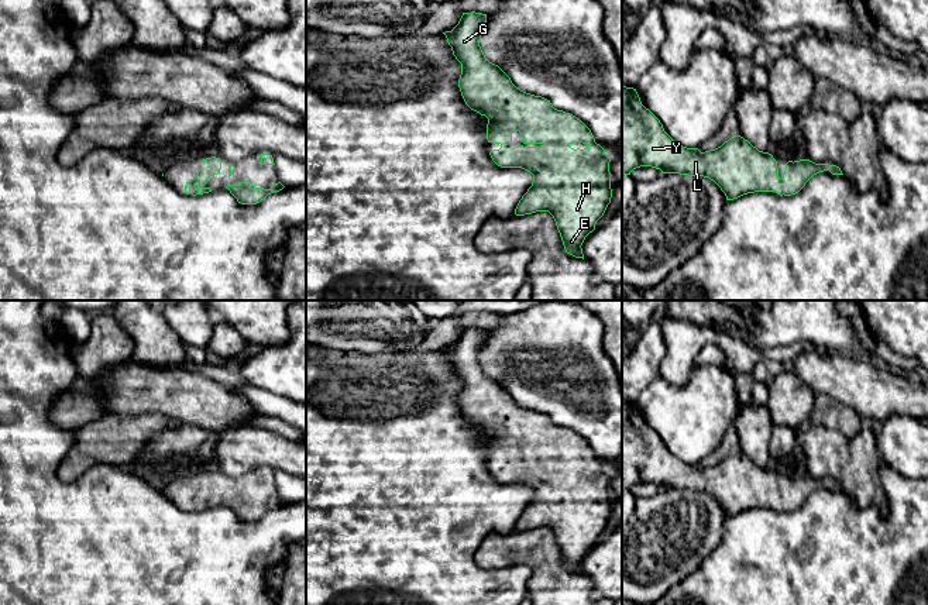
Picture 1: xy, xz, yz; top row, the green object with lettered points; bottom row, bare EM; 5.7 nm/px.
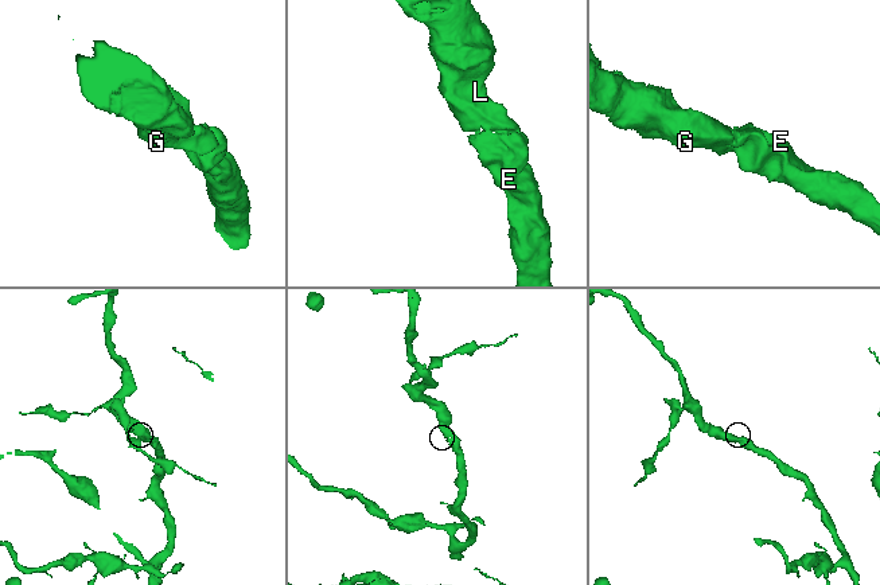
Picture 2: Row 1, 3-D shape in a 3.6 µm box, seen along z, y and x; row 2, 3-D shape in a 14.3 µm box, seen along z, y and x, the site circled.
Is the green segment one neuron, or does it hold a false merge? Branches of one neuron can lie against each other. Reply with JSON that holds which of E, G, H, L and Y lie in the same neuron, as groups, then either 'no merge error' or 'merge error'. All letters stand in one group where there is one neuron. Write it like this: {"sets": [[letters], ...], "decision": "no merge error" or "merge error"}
{"sets": [["E", "G", "H", "L", "Y"]], "decision": "no merge error"}

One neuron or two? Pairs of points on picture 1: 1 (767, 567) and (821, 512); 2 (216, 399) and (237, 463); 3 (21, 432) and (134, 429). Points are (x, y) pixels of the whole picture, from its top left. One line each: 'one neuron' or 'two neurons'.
1: one neuron
2: two neurons
3: two neurons

